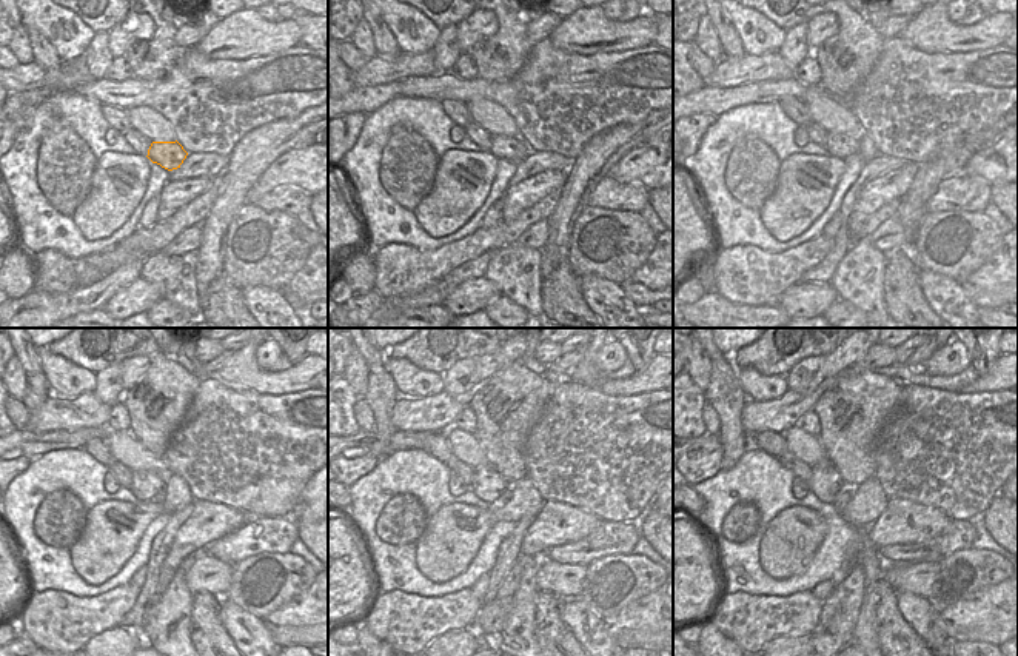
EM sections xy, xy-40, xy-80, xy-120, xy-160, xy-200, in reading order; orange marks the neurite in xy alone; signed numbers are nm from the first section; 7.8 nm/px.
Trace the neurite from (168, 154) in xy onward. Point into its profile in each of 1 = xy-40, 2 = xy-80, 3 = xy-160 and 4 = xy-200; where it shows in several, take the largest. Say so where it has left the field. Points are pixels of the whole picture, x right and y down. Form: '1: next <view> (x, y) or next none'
1: next xy-40 (502, 147)
2: next xy-80 (838, 145)
3: next xy-160 (488, 485)
4: next xy-200 (824, 482)

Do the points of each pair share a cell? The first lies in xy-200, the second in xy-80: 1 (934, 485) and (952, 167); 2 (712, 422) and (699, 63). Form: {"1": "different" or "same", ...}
{"1": "different", "2": "same"}

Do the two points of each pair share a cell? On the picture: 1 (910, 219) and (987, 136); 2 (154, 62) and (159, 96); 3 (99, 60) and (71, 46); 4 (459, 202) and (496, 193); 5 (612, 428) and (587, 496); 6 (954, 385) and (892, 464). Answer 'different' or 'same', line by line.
1: same
2: different
3: different
4: different
5: same
6: different

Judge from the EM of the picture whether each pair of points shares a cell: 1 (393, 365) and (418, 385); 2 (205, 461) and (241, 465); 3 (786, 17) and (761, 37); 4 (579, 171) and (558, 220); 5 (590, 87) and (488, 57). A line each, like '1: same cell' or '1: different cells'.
1: same cell
2: same cell
3: different cells
4: same cell
5: different cells

